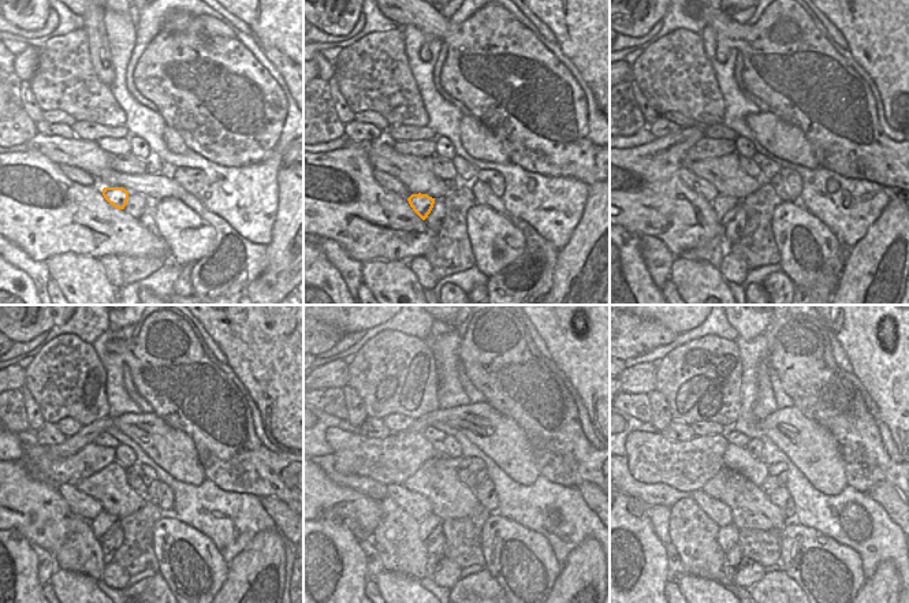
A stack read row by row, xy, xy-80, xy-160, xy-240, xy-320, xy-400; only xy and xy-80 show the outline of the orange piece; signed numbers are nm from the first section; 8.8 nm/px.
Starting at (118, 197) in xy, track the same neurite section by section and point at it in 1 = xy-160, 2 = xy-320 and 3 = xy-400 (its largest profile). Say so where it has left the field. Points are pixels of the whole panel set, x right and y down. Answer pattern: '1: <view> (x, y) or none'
1: xy-160 (725, 208)
2: xy-320 (425, 528)
3: xy-400 (727, 536)

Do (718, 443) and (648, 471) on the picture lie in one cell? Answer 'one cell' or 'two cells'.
one cell

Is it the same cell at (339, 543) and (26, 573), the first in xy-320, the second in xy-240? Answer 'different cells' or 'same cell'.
same cell

